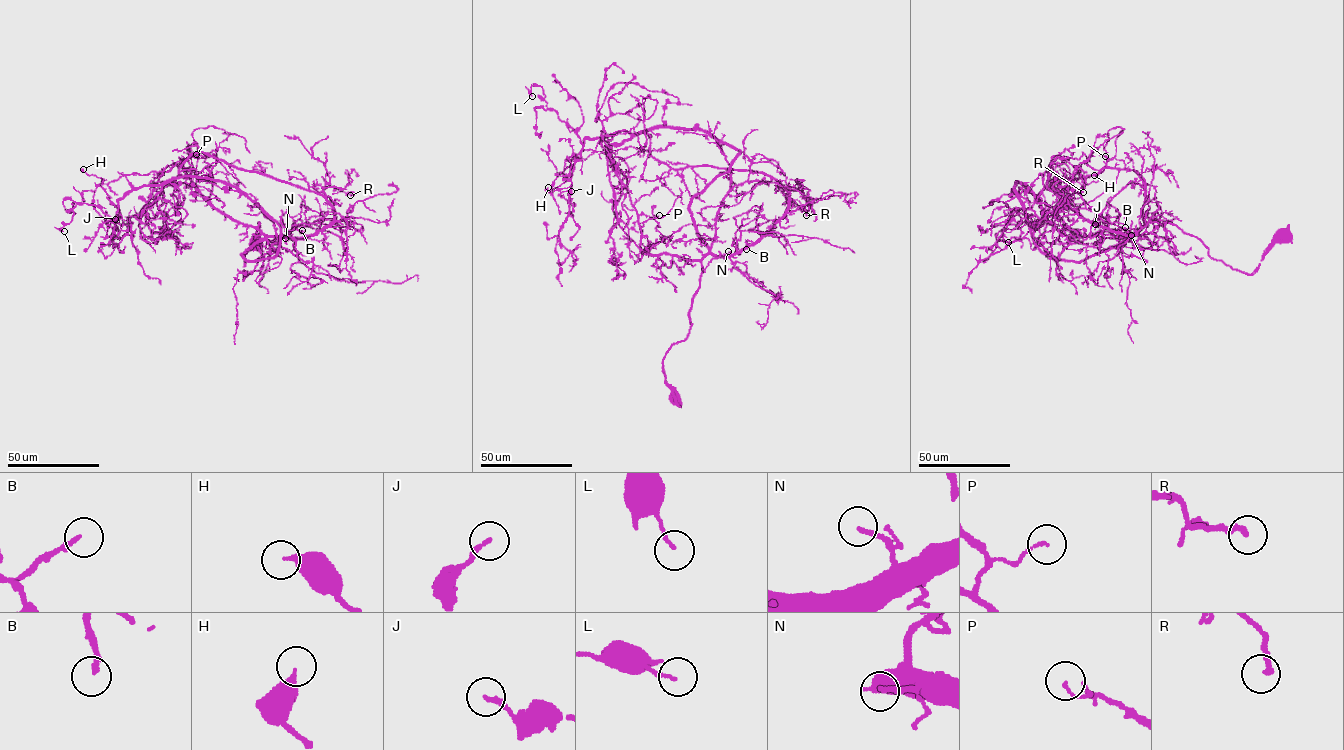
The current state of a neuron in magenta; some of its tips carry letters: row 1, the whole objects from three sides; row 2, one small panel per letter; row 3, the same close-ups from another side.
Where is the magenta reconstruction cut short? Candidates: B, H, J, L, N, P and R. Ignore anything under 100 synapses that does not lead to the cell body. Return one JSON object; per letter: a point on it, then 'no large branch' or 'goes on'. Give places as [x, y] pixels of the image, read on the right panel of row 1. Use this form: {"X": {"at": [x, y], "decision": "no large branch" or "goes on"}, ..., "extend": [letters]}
{"B": {"at": [1125, 227], "decision": "no large branch"}, "H": {"at": [1094, 175], "decision": "no large branch"}, "J": {"at": [1095, 224], "decision": "no large branch"}, "L": {"at": [1008, 242], "decision": "no large branch"}, "N": {"at": [1131, 235], "decision": "no large branch"}, "P": {"at": [1105, 156], "decision": "no large branch"}, "R": {"at": [1083, 192], "decision": "no large branch"}, "extend": []}

